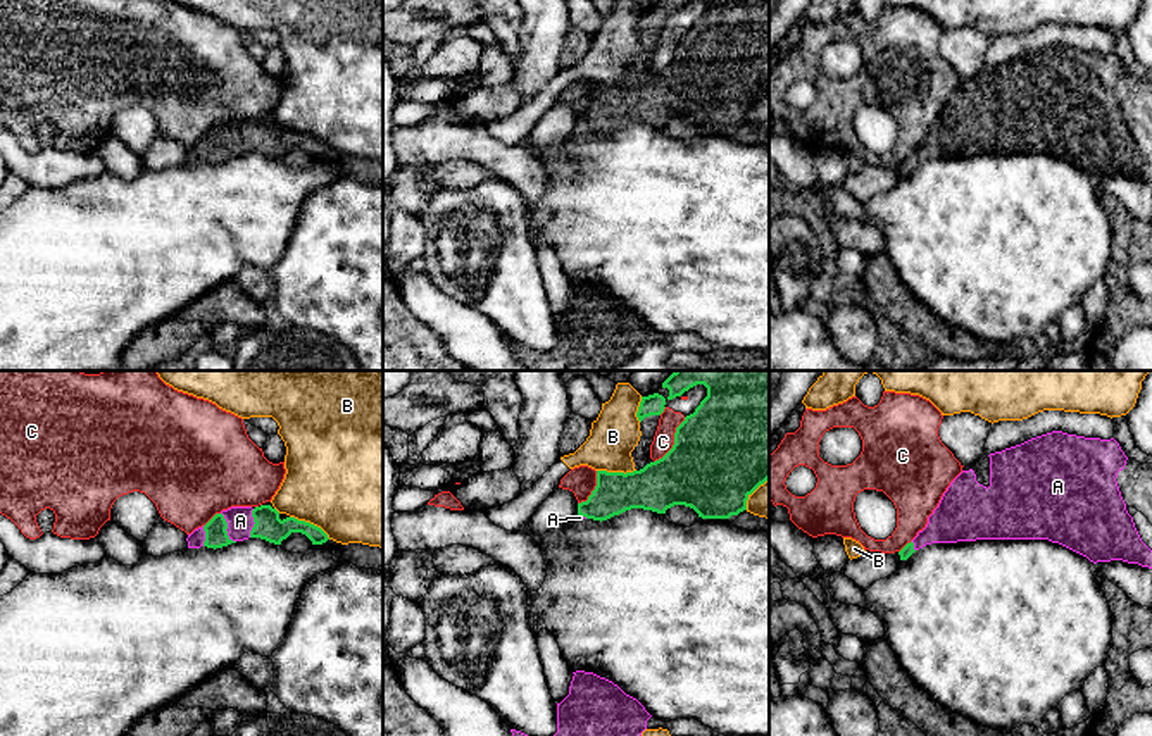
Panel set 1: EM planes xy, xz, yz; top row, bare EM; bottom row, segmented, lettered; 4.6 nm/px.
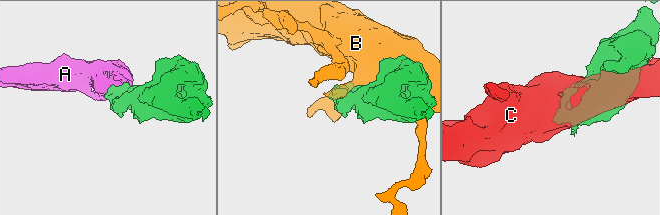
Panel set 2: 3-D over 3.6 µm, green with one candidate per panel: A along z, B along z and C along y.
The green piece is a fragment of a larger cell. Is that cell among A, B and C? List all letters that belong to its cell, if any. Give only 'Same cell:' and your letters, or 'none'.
Same cell: A

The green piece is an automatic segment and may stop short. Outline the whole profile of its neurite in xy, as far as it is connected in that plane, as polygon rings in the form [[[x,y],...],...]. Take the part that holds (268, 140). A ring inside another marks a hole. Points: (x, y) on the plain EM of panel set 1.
[[[271,119],[231,121],[216,128],[205,140],[188,148],[188,162],[222,162],[248,152],[260,152],[281,159],[291,147],[305,148],[312,159],[322,159],[328,148],[305,134],[295,131],[279,133],[279,126]]]

